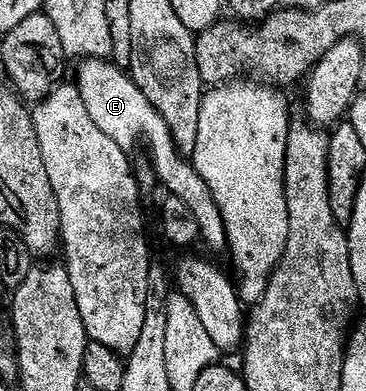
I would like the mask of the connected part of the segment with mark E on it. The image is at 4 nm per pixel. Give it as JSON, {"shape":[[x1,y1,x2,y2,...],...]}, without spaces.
{"shape":[[110,59,84,60,78,65,79,77,77,83,81,99,85,107,89,109,89,118,102,130,117,146,128,150,134,150,139,143,147,144,151,151,149,163,156,172,158,183,170,195,181,198,185,206,193,210,199,227,199,240,207,243,215,252,221,254,227,252,227,231,225,222,221,218,221,212,215,201,211,198,211,191,205,186,205,182,197,174,194,163,188,157,181,155,173,142,173,134,169,134,169,126,165,126,165,118,157,114,157,110,141,94,141,90,124,69,121,69]]}

